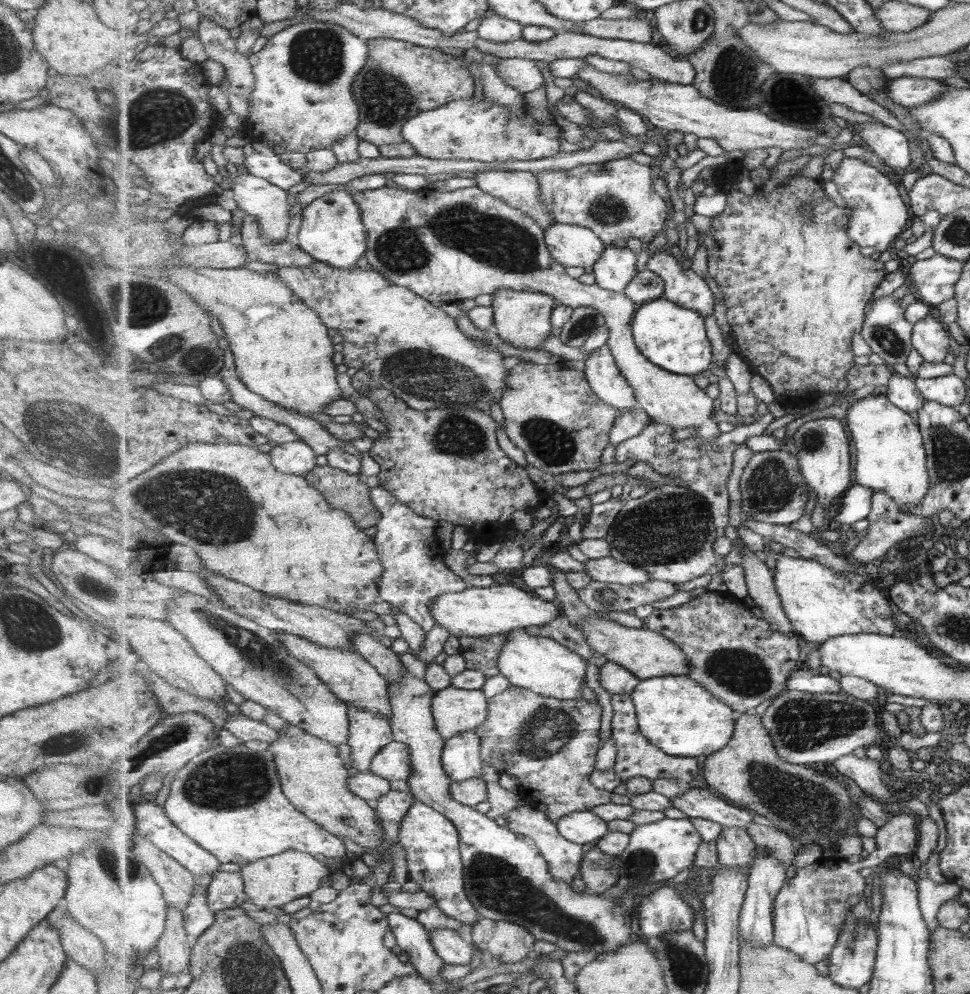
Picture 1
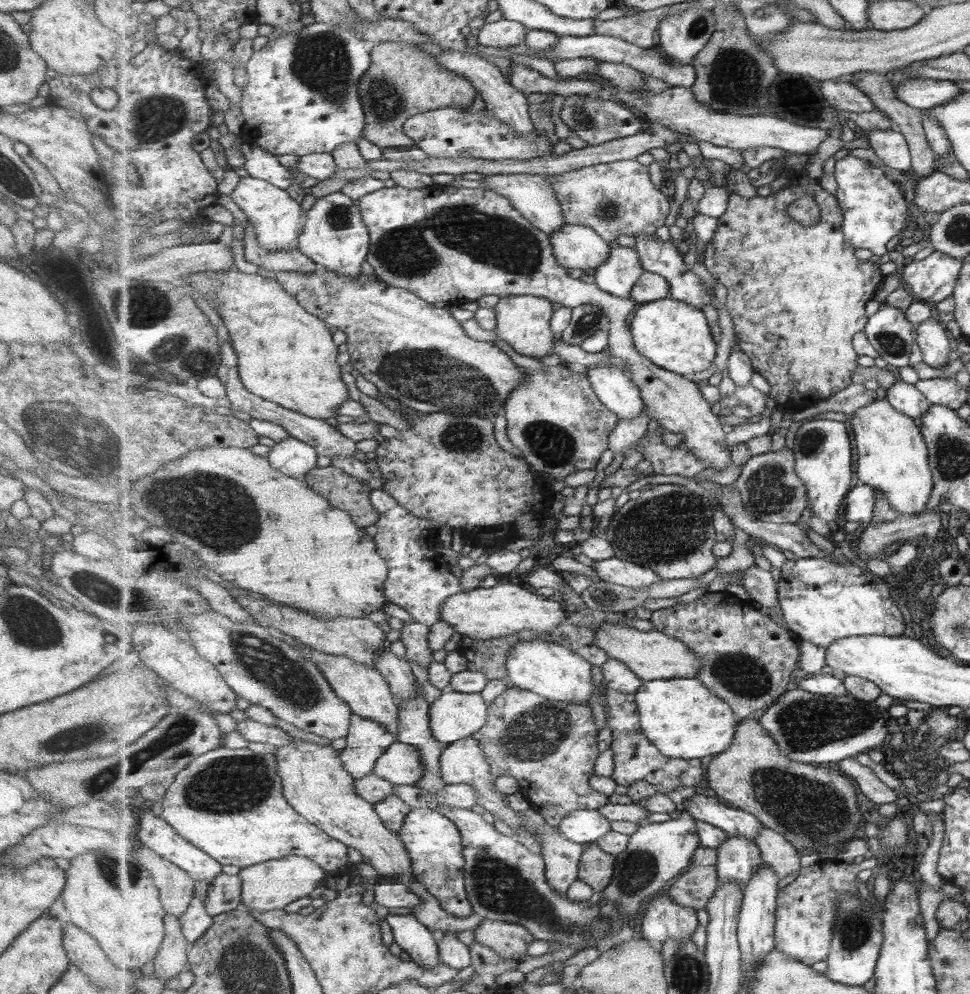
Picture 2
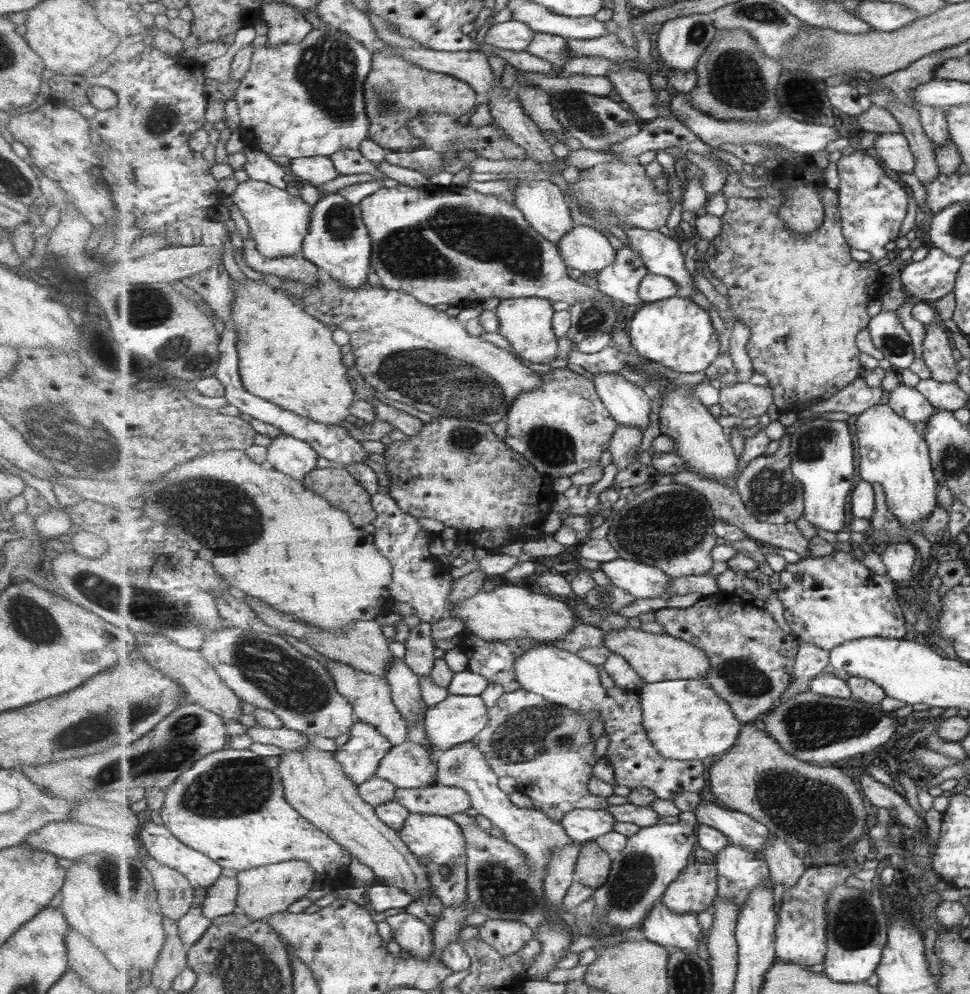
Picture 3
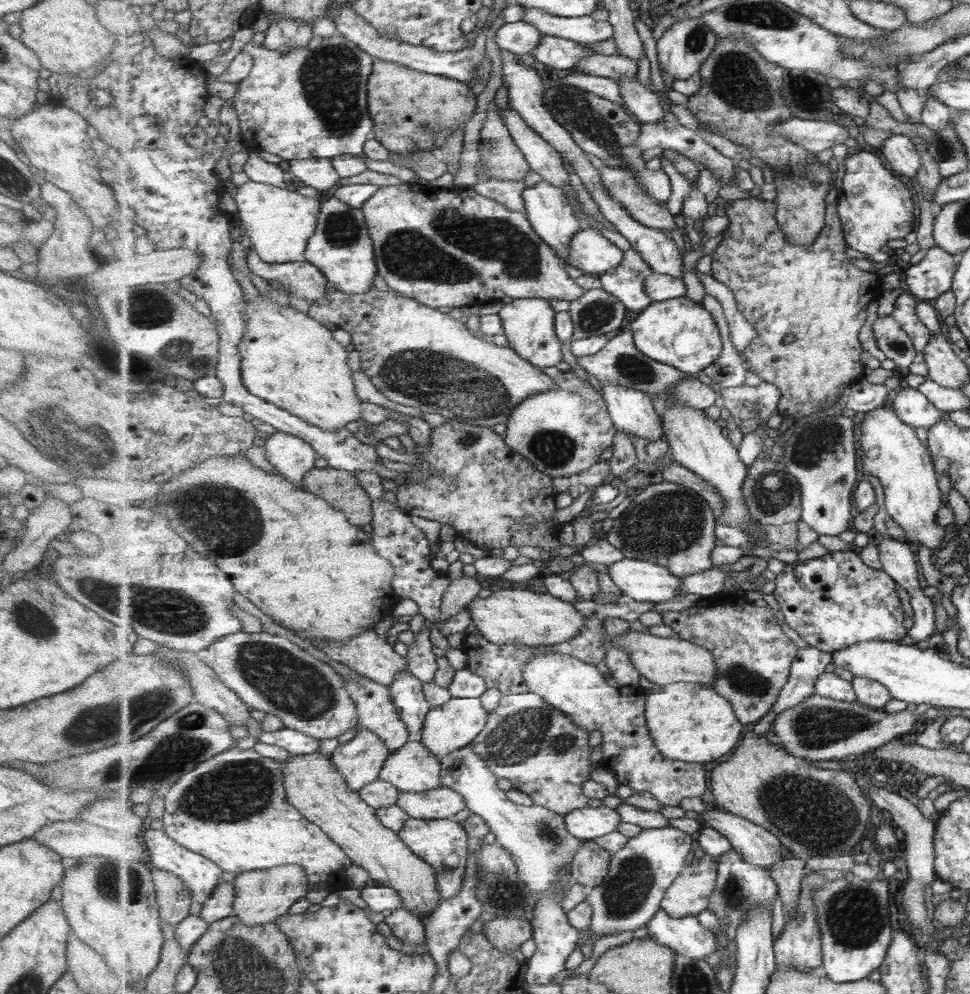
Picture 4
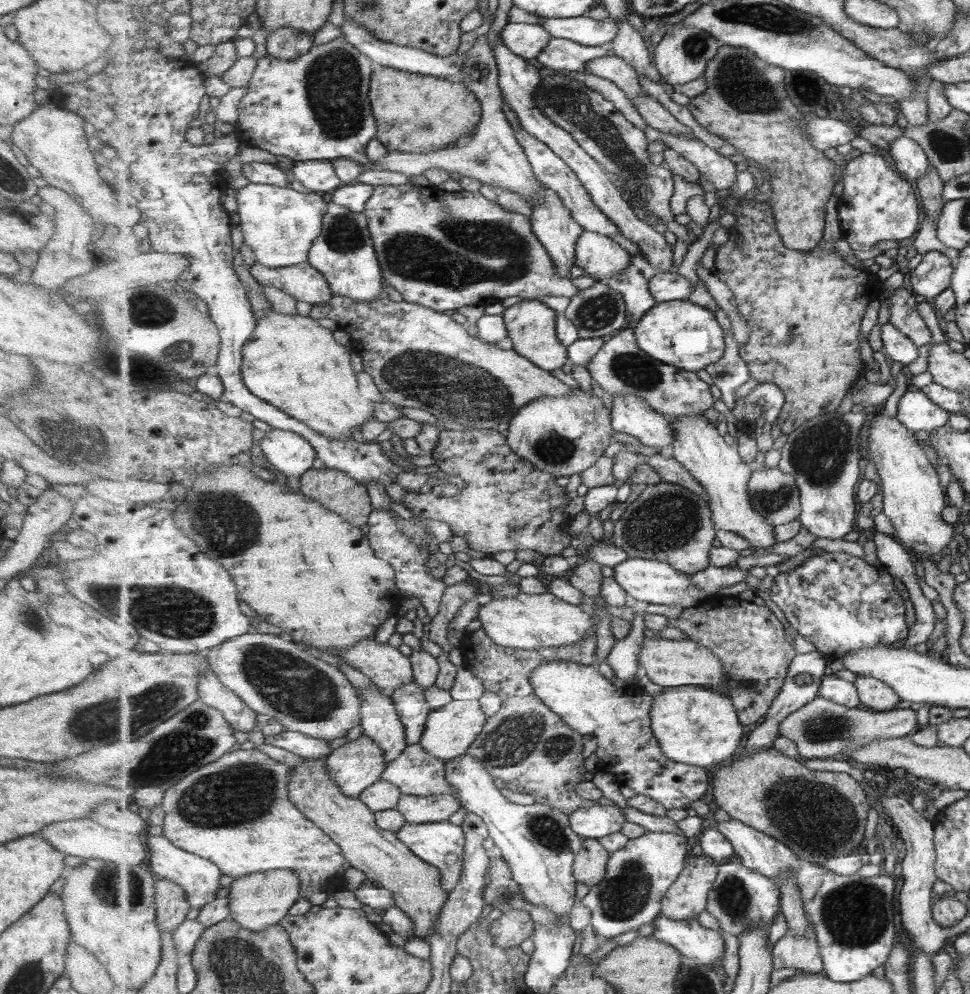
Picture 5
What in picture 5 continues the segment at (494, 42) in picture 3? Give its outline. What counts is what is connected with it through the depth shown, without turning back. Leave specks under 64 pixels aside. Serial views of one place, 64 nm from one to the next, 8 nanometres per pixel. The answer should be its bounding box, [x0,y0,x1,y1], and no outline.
[501,23,552,60]

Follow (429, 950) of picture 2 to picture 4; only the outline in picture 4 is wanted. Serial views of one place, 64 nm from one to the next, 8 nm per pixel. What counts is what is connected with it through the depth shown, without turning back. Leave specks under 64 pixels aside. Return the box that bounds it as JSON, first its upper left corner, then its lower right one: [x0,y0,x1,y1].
[383,909,427,945]

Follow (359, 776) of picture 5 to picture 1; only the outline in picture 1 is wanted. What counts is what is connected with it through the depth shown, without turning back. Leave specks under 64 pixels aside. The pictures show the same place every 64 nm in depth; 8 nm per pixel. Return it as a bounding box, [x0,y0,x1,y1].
[349,705,394,772]

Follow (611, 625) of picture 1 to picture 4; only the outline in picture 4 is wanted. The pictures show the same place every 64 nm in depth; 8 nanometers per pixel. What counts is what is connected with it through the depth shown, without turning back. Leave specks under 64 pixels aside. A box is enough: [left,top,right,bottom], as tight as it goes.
[611,631,719,687]

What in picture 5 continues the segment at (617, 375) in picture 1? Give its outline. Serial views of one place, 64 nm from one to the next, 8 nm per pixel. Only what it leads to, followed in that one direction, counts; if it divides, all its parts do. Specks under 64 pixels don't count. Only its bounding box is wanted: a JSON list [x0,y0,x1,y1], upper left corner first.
[611,396,675,450]

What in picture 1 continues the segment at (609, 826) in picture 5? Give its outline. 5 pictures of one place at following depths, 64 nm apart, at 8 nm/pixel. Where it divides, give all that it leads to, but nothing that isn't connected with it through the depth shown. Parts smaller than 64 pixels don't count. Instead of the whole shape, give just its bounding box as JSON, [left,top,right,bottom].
[557,810,610,845]

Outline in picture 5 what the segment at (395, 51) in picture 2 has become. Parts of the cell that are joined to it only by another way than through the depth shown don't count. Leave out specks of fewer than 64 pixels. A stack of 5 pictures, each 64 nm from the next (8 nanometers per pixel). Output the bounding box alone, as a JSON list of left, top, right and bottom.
[370,65,482,154]

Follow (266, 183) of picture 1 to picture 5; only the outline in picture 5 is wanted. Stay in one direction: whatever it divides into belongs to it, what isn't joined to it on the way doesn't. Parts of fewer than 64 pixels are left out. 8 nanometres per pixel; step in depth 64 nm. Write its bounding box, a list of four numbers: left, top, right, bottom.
[235,182,330,268]

